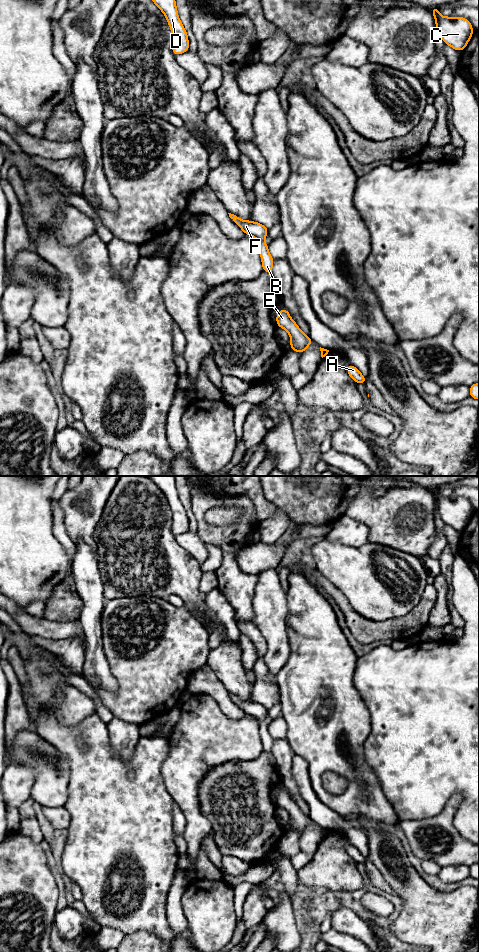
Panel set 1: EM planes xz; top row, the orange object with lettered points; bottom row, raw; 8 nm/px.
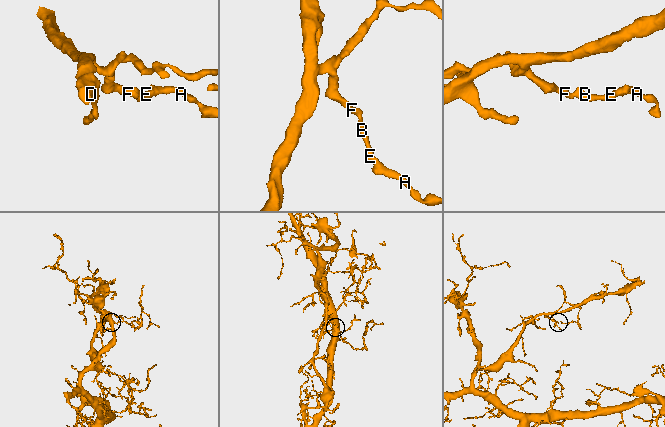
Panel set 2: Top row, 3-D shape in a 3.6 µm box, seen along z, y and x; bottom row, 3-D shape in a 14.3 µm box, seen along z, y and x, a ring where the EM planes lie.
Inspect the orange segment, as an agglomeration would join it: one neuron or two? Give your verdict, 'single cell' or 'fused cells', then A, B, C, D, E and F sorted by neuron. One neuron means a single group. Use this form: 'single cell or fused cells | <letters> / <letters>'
single cell | A B C D E F

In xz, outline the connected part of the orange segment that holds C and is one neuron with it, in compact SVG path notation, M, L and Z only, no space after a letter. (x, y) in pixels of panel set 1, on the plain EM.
M437 487L431 488L436 501L436 509L446 525L462 531L468 524L474 510L471 503L463 497L443 497Z

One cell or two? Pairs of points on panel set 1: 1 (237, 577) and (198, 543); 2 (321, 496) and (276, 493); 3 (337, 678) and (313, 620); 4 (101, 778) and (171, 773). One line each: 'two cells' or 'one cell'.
1: two cells
2: one cell
3: one cell
4: two cells

